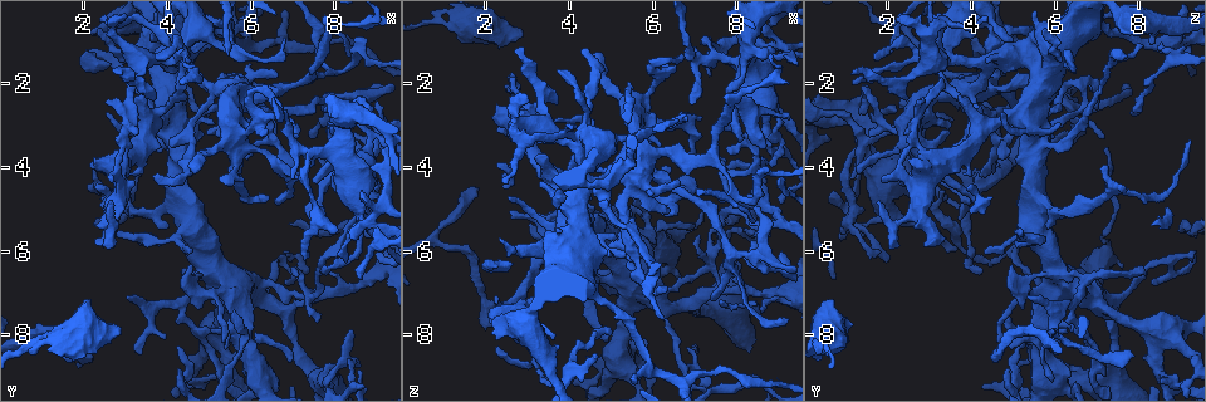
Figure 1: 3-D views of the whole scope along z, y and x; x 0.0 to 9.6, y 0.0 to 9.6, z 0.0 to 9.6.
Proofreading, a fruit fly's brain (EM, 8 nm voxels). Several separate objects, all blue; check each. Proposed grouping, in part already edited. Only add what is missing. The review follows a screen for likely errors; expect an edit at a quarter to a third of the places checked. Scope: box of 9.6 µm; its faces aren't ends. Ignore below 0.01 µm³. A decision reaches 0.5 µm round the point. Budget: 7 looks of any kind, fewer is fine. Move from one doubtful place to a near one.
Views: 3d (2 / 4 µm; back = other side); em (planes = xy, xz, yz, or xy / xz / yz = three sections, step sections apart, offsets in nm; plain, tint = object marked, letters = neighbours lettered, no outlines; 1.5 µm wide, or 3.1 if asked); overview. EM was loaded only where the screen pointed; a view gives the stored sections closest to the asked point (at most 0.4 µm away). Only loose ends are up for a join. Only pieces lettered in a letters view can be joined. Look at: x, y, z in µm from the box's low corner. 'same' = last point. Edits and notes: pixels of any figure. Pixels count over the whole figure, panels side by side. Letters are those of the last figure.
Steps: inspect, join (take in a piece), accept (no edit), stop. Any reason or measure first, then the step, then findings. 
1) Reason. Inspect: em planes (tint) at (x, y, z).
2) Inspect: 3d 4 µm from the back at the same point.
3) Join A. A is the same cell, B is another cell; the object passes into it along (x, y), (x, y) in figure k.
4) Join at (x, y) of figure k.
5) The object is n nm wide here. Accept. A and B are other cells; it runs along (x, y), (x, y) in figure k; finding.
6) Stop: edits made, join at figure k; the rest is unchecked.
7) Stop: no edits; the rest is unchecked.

Branch stops here. Inspect: em xz step 8 (letters) at (1.75, 8.60, 4.50).

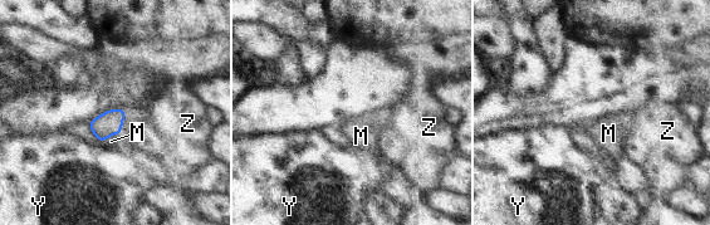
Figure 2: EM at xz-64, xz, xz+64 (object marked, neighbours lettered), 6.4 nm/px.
Inspect: em planes (letters) at the same point.

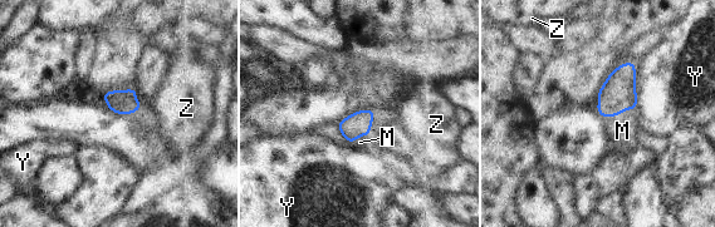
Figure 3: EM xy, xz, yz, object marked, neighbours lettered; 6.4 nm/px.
Join M. M is the same cell, Y and Z are other cells; the object passes into it along (358, 123), (358, 136), (360, 142) in figure 3; it goes on there.

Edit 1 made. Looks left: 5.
Thick end. Inspect: em planes (letters) at (2.80, 7.85, 0.90).

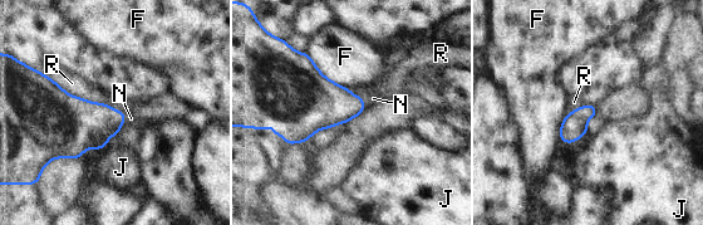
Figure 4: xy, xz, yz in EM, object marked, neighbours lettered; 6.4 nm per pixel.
Join N. N is the same cell, F, J and R are other cells; the object passes into it along (87, 125), (124, 120), (131, 118) in figure 4; the cell continues.

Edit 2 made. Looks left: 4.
Thin end. Inspect: 3d 2 µm at (3.75, 1.35, 1.75).

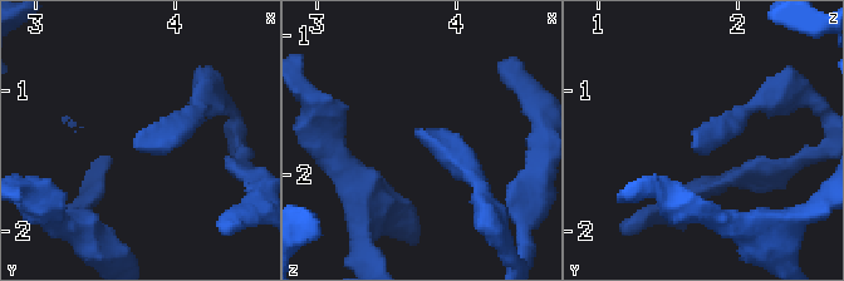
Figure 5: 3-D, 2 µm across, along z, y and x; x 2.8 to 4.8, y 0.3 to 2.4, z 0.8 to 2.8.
Inspect: em yz step 8 (letters) at (3.72, 1.32, 1.72).

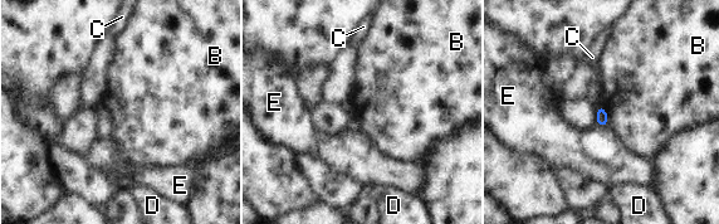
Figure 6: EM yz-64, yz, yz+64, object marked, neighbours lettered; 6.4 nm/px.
Cut it another way. Inspect: em planes (letters) at the same point.

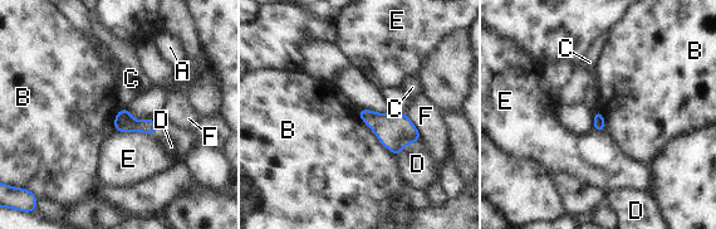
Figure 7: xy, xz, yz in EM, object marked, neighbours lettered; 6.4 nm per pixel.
Accept. A, B, C, D, E and F are other cells; no lettered piece goes on from it.

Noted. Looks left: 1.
Stop: edits made, join at figure 3, join at figure 4; the rest is unchecked.

